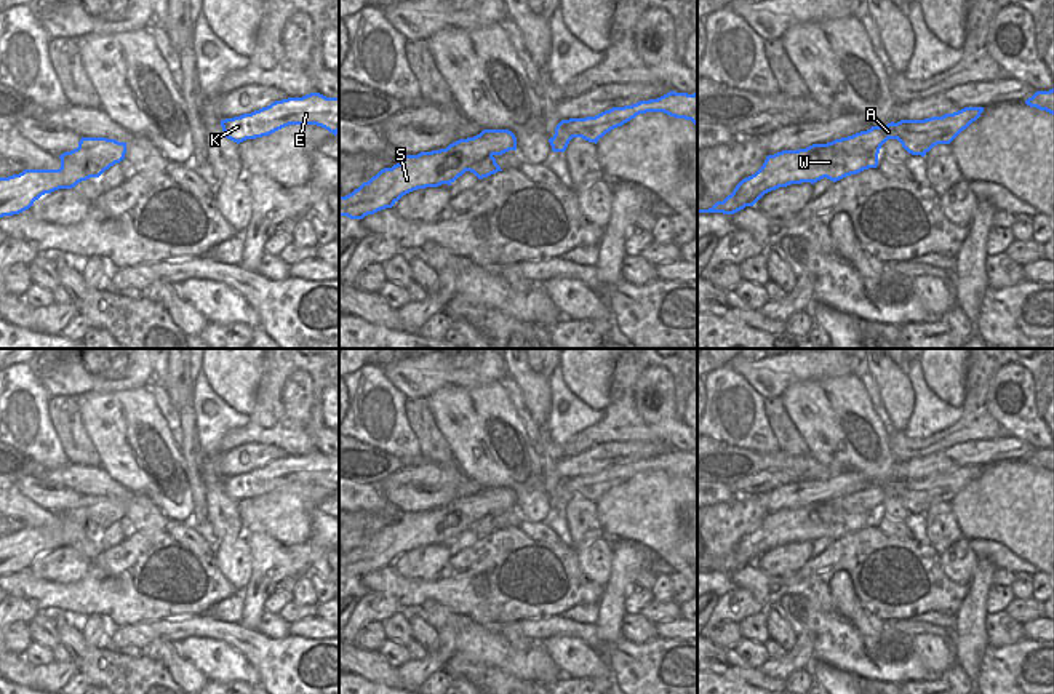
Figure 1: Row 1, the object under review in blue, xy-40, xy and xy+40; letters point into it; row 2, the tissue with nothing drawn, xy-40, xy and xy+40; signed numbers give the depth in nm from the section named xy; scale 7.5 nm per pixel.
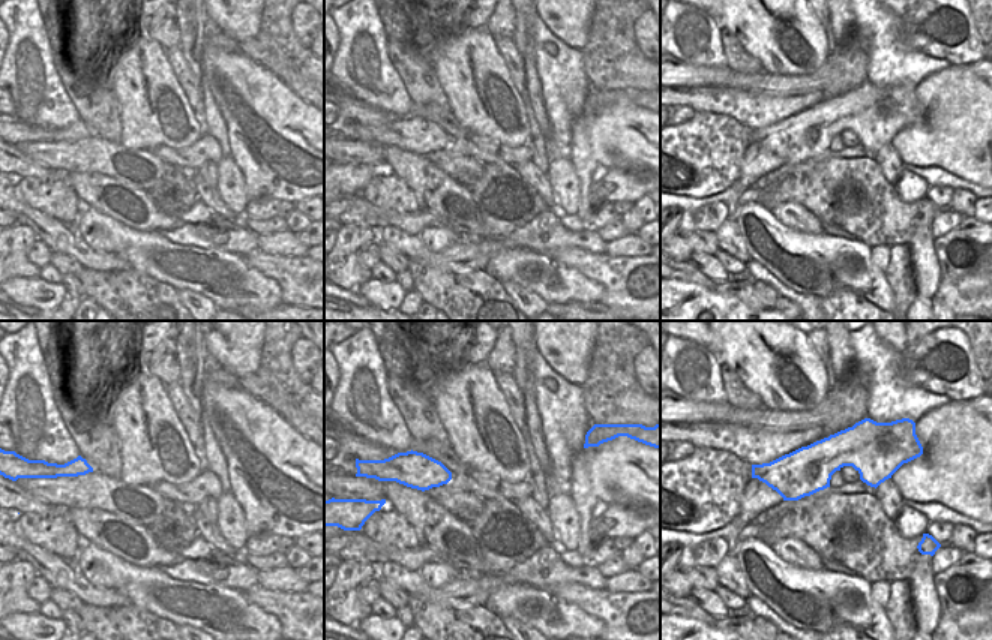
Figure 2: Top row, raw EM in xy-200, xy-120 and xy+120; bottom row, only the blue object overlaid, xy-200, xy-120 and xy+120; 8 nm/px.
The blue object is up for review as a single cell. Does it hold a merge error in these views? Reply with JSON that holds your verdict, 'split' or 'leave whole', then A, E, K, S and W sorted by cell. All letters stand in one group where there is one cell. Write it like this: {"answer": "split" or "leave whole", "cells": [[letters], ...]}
{"answer": "split", "cells": [["A", "E", "K"], ["S", "W"]]}

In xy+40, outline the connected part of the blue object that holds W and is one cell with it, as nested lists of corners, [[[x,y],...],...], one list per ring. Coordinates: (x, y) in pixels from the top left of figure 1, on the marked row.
[[[828,144],[782,150],[768,155],[763,166],[755,174],[742,179],[723,201],[717,201],[709,209],[697,209],[697,213],[734,214],[745,206],[753,206],[765,193],[779,187],[801,182],[814,184],[824,177],[836,182],[864,170],[876,168],[878,154],[880,150],[844,152]]]

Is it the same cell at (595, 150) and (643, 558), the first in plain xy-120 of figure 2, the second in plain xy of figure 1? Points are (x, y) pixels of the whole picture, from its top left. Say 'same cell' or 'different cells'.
same cell

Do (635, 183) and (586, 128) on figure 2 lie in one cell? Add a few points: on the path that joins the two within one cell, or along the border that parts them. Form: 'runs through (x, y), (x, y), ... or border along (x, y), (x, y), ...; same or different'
runs through (622, 171), (622, 164), (599, 141); same

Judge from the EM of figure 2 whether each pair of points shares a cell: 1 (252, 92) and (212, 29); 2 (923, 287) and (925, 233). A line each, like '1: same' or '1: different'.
1: different
2: same

